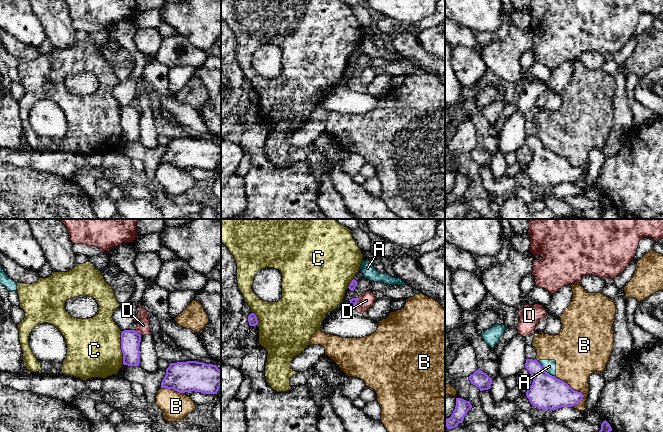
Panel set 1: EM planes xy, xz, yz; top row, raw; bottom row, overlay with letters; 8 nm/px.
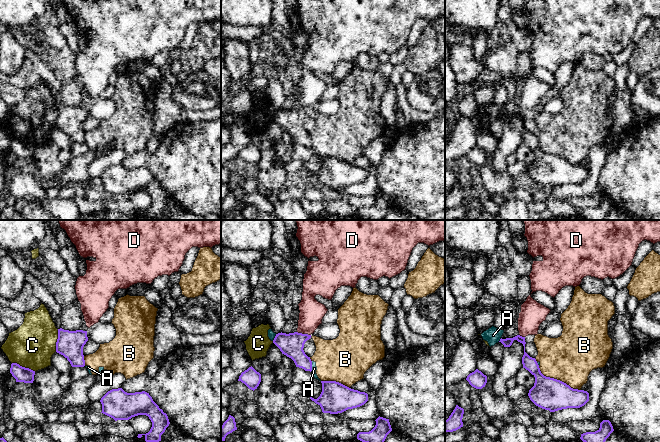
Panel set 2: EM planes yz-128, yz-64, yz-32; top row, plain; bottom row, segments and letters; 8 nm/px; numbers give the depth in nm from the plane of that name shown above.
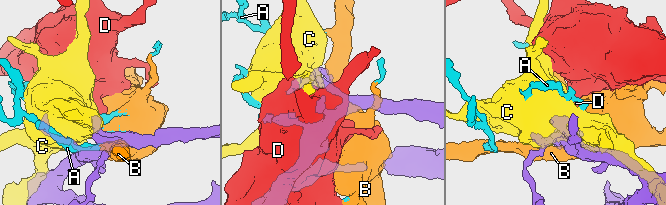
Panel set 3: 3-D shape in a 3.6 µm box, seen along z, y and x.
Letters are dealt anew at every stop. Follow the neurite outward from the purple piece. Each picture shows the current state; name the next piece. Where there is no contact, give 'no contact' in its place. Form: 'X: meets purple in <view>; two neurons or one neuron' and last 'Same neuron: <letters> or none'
A: meets purple in yz; two neurons
B: meets purple in yz; two neurons
C: meets purple in xy; two neurons
D: meets purple in xy; two neurons
Same neuron: none

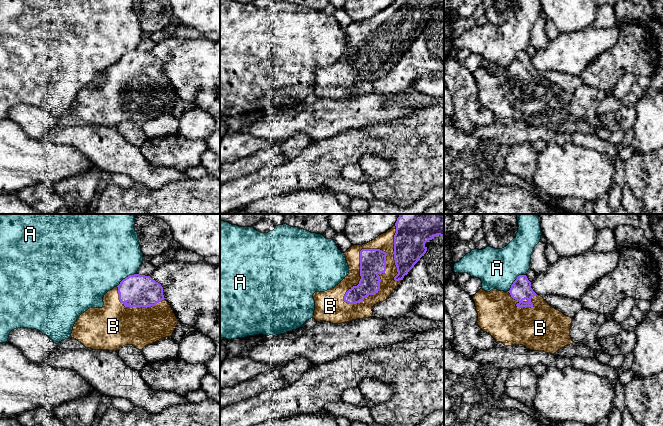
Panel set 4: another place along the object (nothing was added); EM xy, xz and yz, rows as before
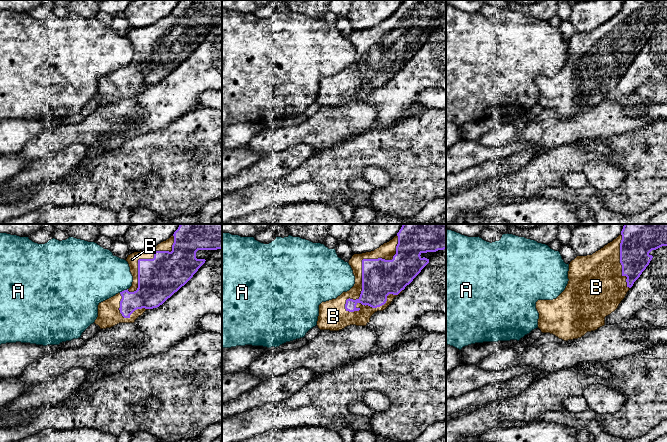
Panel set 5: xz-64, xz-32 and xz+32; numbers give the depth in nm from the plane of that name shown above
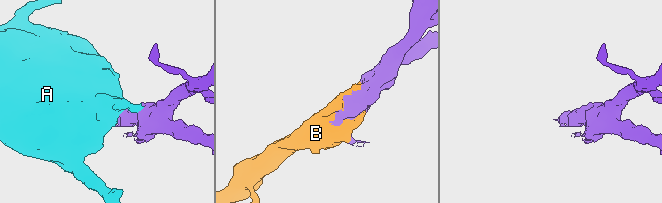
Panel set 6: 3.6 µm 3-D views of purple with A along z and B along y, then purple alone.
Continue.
A: meets purple in yz; two neurons
B: meets purple in xz; one neuron
Same neuron: B

